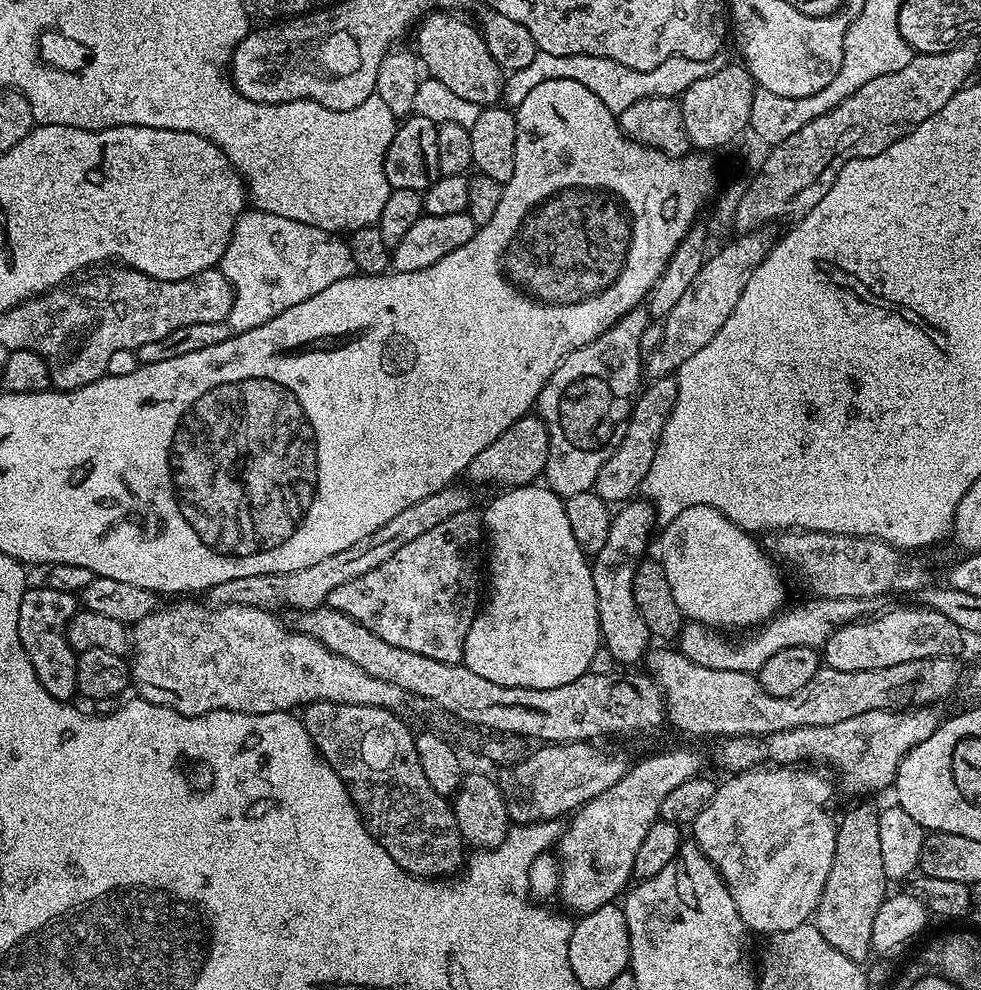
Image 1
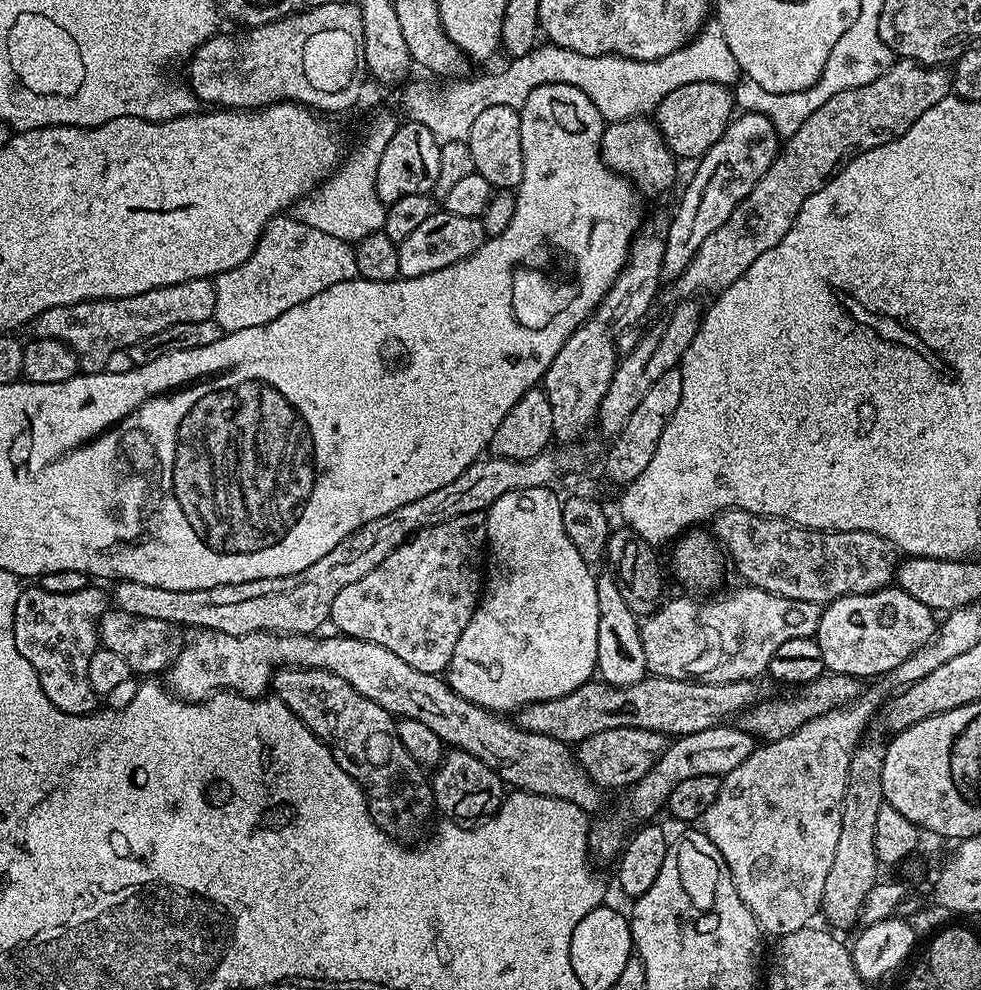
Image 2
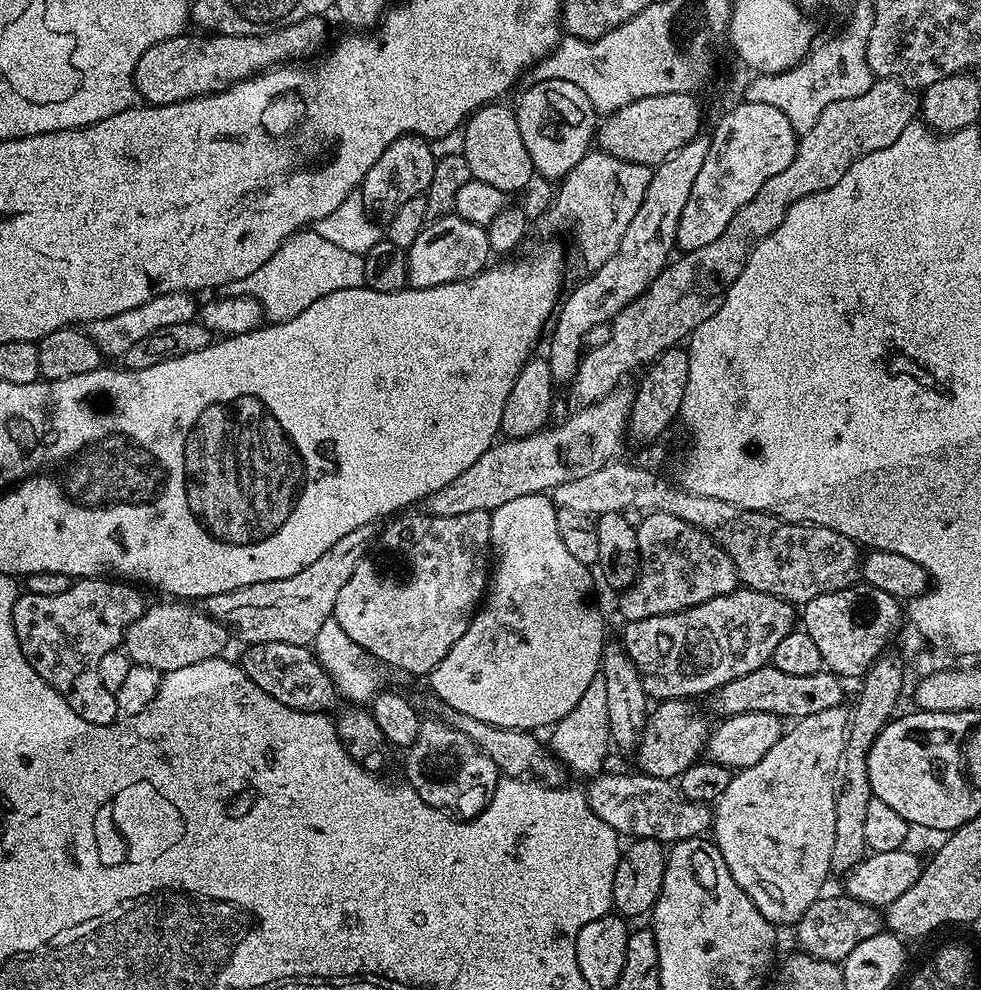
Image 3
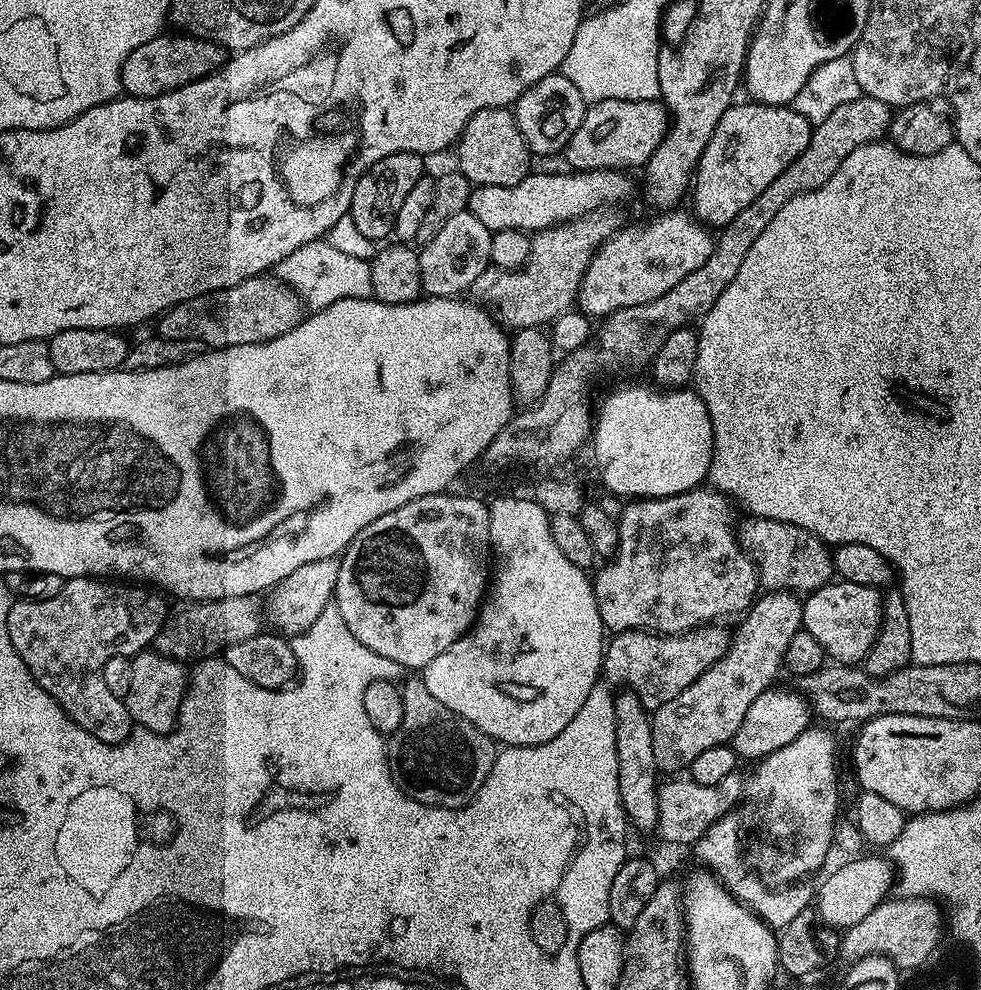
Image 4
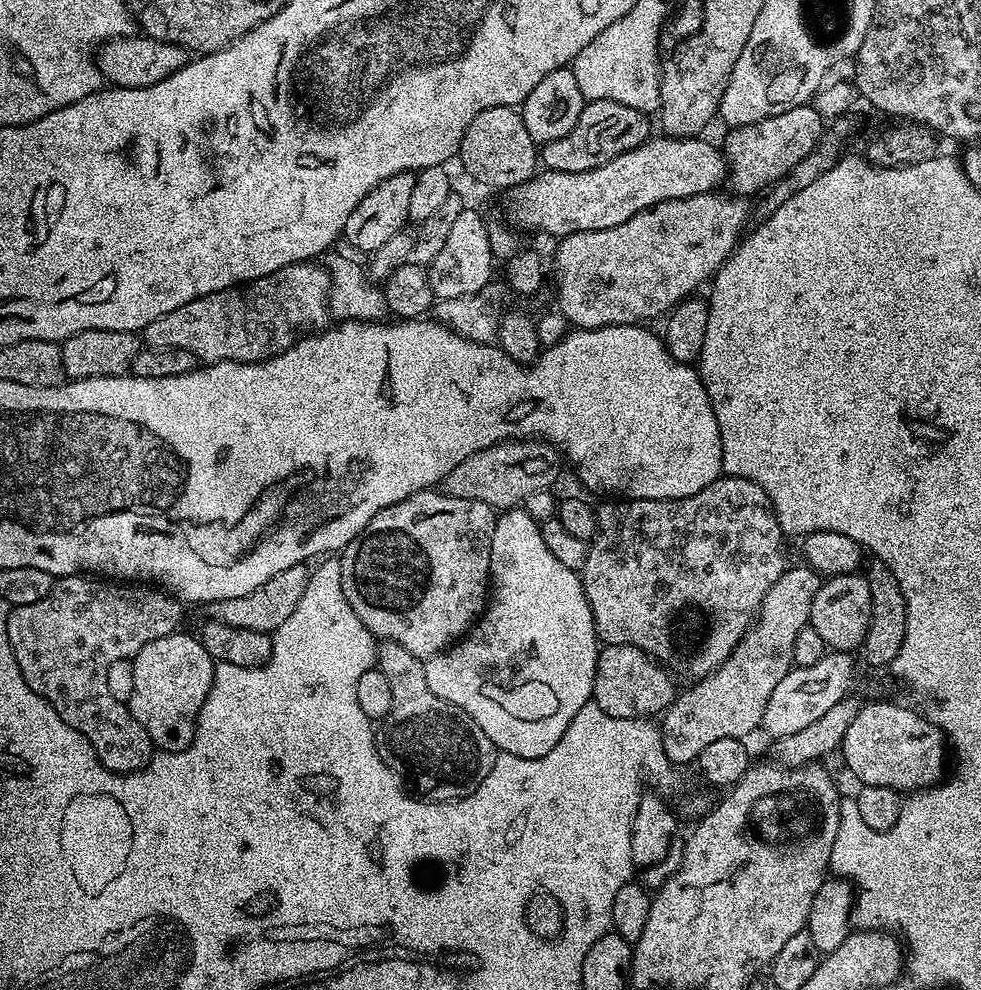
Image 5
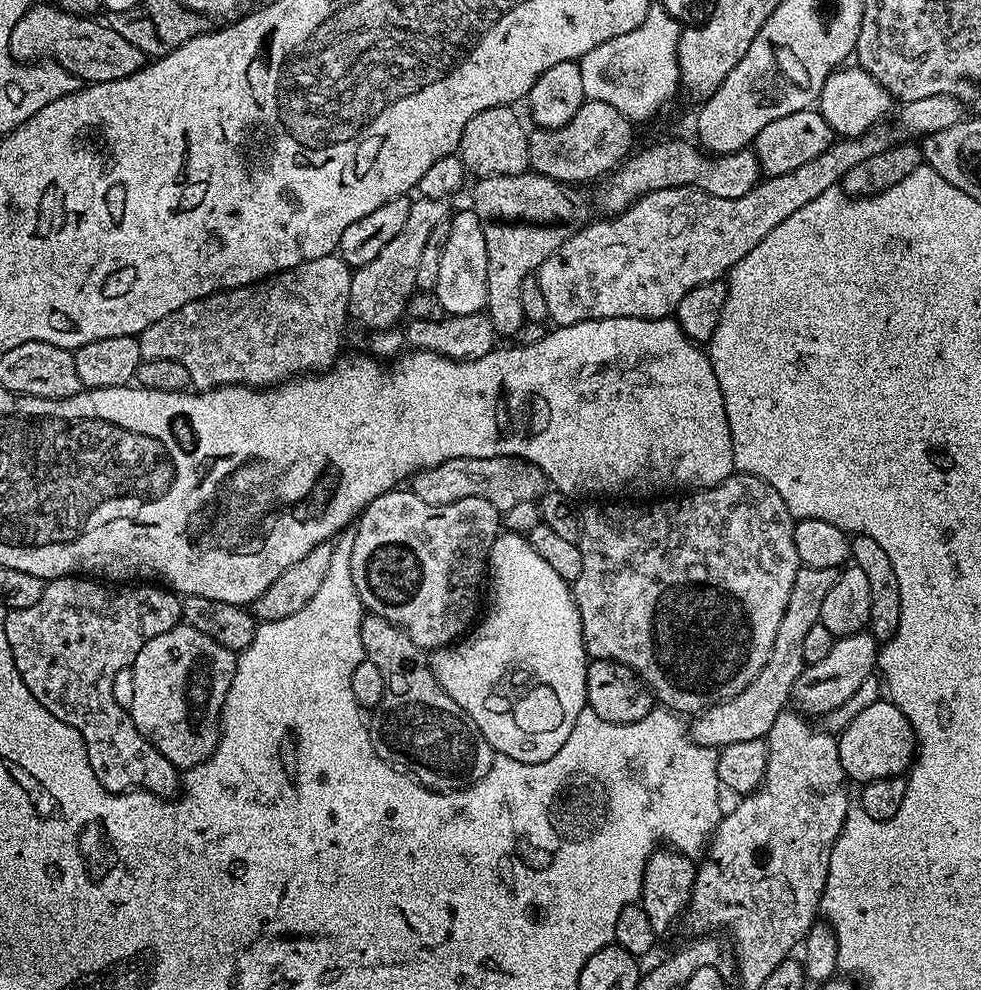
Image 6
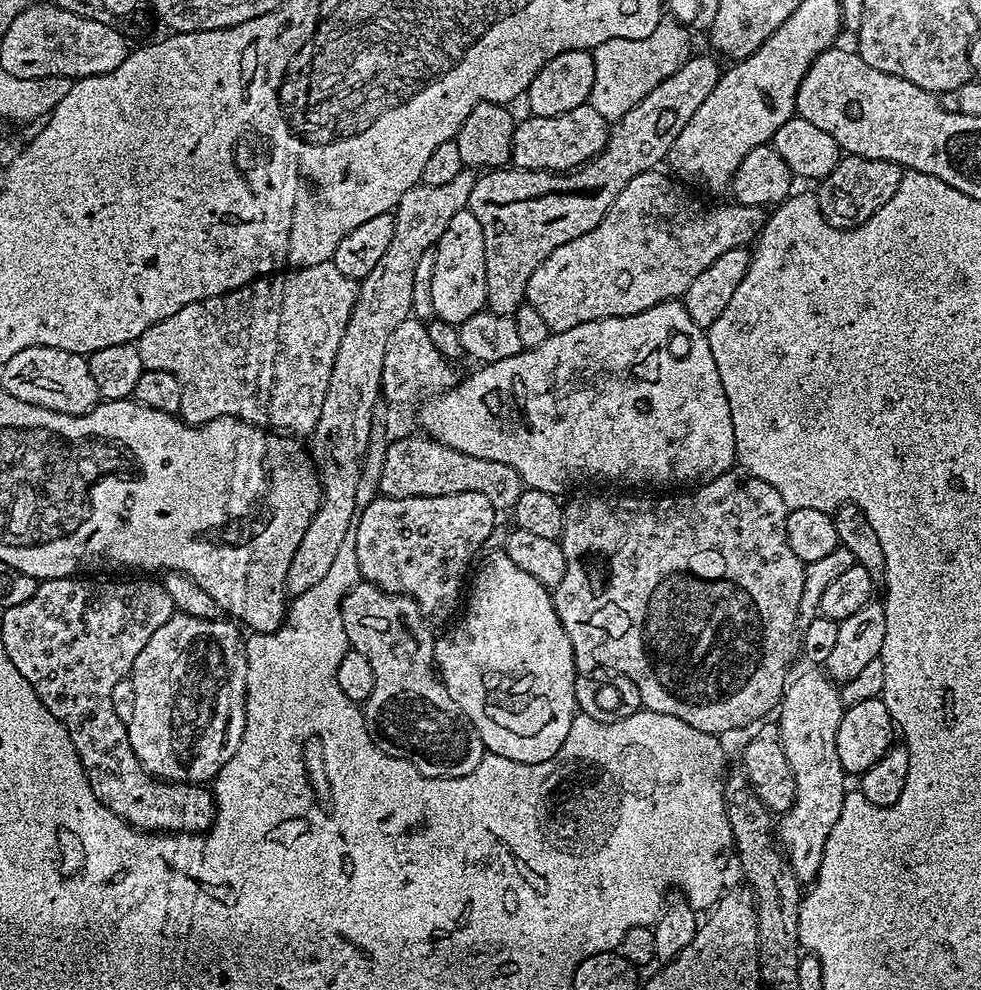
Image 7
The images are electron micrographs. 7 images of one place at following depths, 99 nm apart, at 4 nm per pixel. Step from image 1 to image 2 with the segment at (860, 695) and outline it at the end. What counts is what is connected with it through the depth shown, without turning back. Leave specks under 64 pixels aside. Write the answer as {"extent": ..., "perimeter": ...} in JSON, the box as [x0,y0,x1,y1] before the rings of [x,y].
{"extent":[738,674,861,742],"perimeter":[[[825,674],[819,676],[814,682],[803,685],[797,691],[800,692],[797,696],[784,696],[781,700],[762,698],[754,707],[740,713],[738,727],[764,742],[786,738],[790,734],[794,734],[794,730],[806,726],[806,722],[810,722],[835,708],[848,707],[851,700],[860,697],[861,691],[861,681],[855,676]]]}

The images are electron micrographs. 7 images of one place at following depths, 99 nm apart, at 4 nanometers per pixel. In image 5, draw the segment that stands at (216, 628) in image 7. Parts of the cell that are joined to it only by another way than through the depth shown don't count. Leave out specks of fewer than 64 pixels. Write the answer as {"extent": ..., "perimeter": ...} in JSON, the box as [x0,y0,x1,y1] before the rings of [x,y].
{"extent":[126,630,217,752],"perimeter":[[[184,630],[154,638],[154,642],[146,642],[146,646],[142,646],[142,650],[138,650],[138,654],[131,661],[134,670],[134,694],[130,694],[126,703],[132,711],[132,717],[146,730],[159,751],[181,752],[190,747],[196,733],[196,715],[200,713],[210,694],[217,661],[213,660],[206,646],[202,646],[202,642],[195,635],[187,636]]]}

